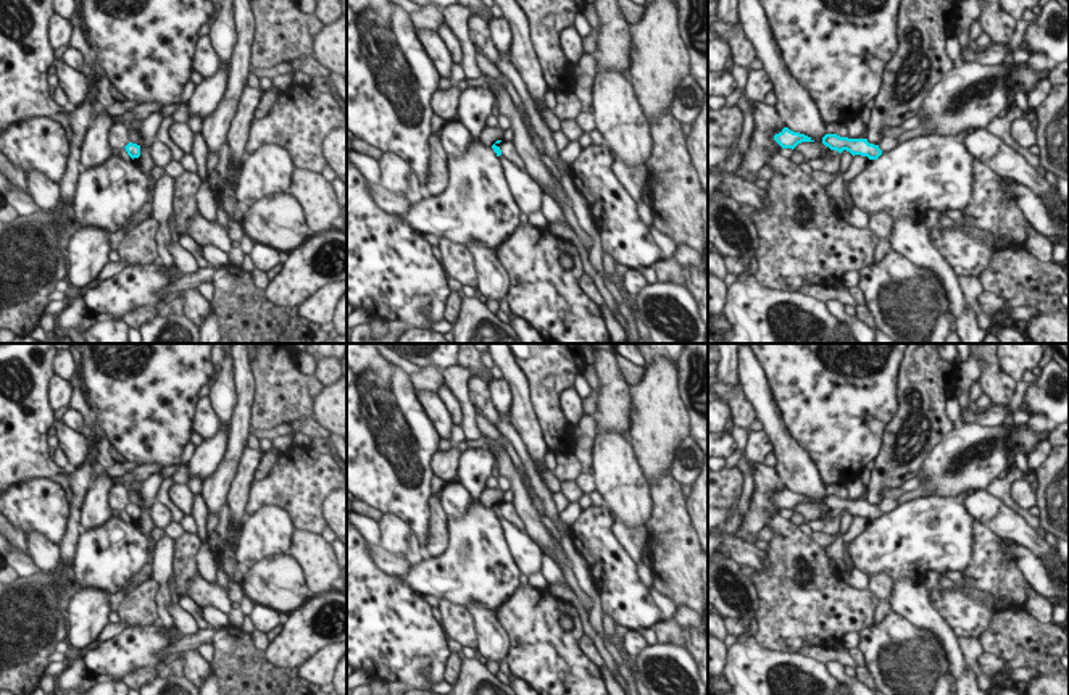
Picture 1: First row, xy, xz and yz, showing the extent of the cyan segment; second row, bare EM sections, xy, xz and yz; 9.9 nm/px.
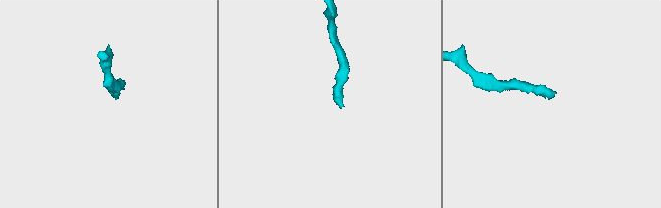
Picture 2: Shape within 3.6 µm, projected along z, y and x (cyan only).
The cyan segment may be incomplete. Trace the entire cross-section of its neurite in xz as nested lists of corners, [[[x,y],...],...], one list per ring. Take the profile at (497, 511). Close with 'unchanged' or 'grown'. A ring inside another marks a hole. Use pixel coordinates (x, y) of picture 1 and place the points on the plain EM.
[[[497,501],[492,510],[500,521],[505,542],[508,543],[510,553],[516,566],[519,568],[521,574],[529,577],[530,574],[542,569],[543,551],[524,531],[519,531],[501,516],[500,503],[501,501]]]; grown

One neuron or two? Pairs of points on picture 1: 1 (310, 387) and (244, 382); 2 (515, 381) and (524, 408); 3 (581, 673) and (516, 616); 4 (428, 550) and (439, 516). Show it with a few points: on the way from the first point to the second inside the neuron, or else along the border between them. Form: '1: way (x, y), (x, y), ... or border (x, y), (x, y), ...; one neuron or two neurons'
1: border (249, 363), (253, 373), (250, 420); two neurons
2: way (519, 387), (521, 402); one neuron
3: way (565, 665), (532, 632); one neuron
4: way (436, 542), (437, 524); one neuron

